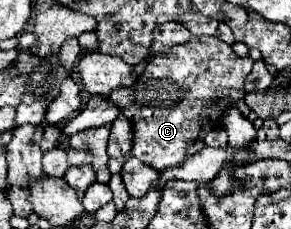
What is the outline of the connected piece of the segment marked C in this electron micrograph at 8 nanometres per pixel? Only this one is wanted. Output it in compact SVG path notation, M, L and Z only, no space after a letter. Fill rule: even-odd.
M191 37L187 43L169 49L169 53L155 55L135 85L109 95L133 123L133 157L159 171L179 167L205 147L205 135L219 127L229 107L235 105L247 117L251 109L243 101L243 81L251 73L253 63L251 57L237 57L231 45L219 37Z

